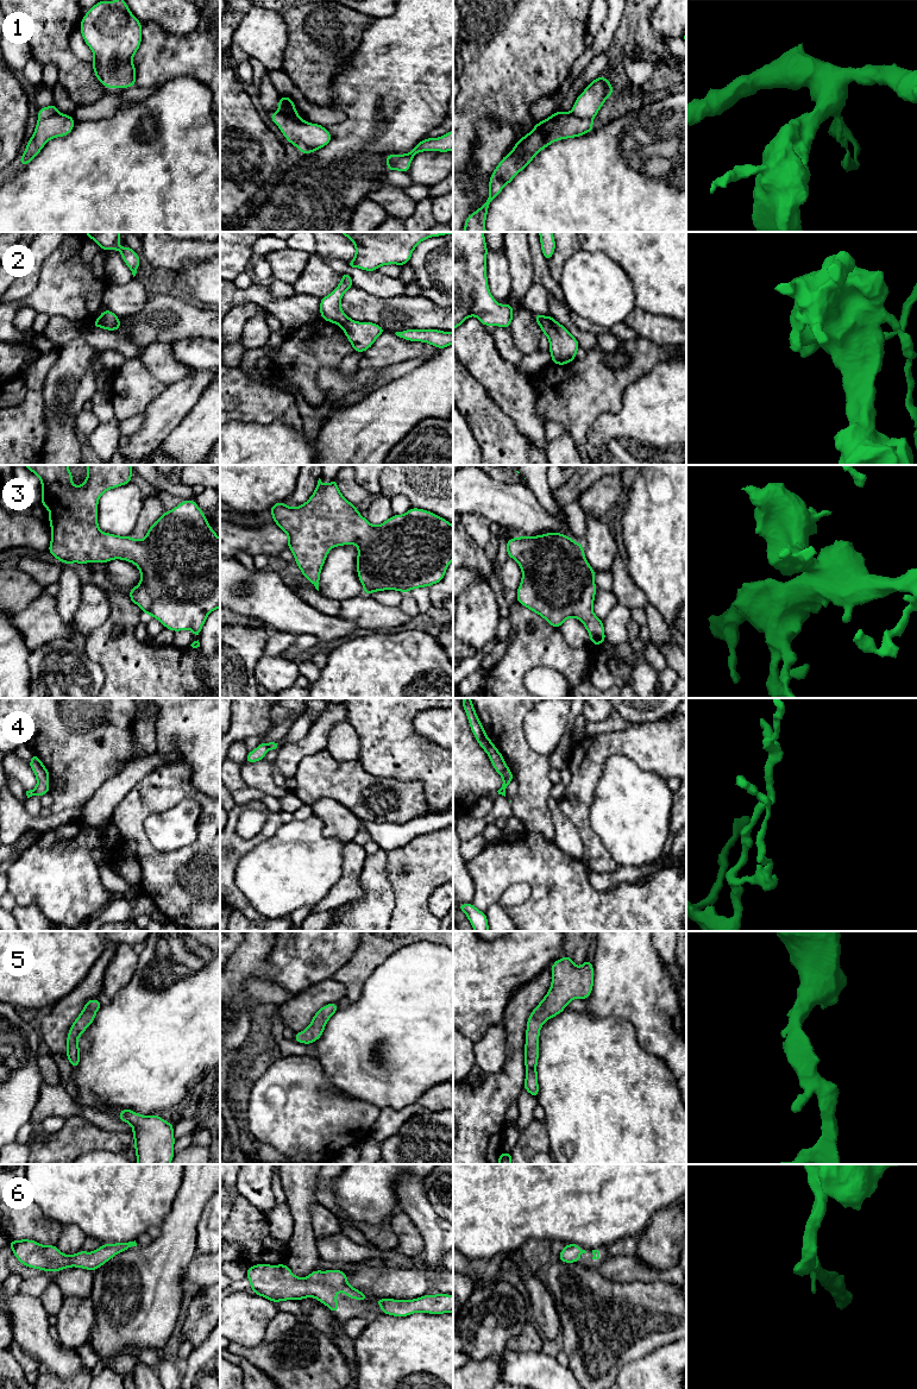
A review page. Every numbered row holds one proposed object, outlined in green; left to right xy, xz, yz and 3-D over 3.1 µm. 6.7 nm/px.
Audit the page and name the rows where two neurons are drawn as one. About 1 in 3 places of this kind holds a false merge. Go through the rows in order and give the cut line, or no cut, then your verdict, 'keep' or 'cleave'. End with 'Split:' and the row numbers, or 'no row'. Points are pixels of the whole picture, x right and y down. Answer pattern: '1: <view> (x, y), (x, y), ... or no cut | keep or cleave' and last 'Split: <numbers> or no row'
1: xz (277, 112), (293, 120), (303, 120) | cleave
2: xz (350, 319), (340, 326) | cleave
3: no cut | keep
4: xz (267, 743), (269, 748) | cleave
5: no cut | keep
6: no cut | keep
Split: 1, 2, 4

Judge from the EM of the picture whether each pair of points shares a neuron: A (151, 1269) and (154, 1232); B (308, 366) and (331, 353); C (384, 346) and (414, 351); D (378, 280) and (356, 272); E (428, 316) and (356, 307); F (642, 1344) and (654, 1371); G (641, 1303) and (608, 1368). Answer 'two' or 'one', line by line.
A: two
B: one
C: one
D: one
E: one
F: two
G: one

